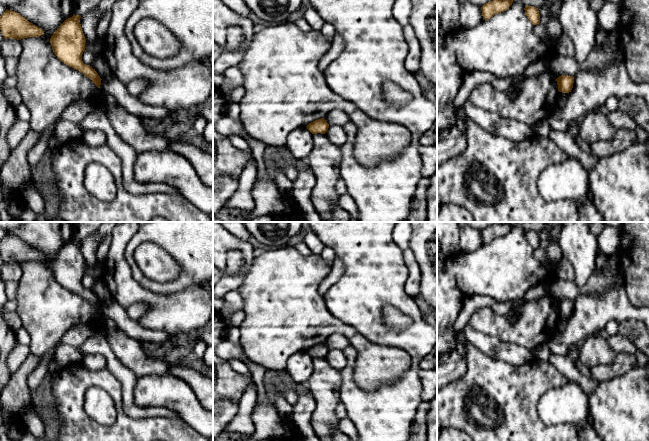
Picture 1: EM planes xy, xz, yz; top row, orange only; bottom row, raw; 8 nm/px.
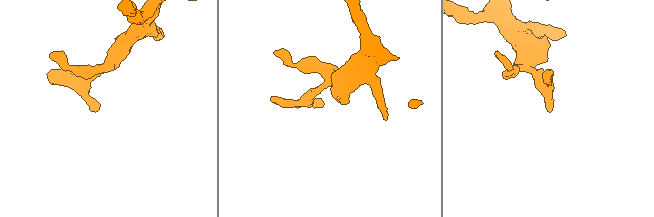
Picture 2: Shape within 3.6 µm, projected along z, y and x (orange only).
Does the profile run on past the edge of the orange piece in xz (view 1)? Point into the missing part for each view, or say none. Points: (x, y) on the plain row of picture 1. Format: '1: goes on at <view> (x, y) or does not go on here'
1: does not go on here

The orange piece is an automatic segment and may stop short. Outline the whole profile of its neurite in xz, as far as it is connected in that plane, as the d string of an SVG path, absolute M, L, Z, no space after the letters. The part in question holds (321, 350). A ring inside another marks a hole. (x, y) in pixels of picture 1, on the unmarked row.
M321 342L309 347L306 351L312 358L325 358L329 352L329 348L324 342Z

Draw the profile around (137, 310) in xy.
M134 303L126 309L130 319L138 321L147 311L148 307L142 303Z

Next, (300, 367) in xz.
M306 350L294 353L287 361L286 371L295 384L305 384L314 371L313 358Z

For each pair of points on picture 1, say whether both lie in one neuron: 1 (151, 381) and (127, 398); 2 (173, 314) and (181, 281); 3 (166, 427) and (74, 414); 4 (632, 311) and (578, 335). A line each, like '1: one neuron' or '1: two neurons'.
1: two neurons
2: two neurons
3: one neuron
4: one neuron

